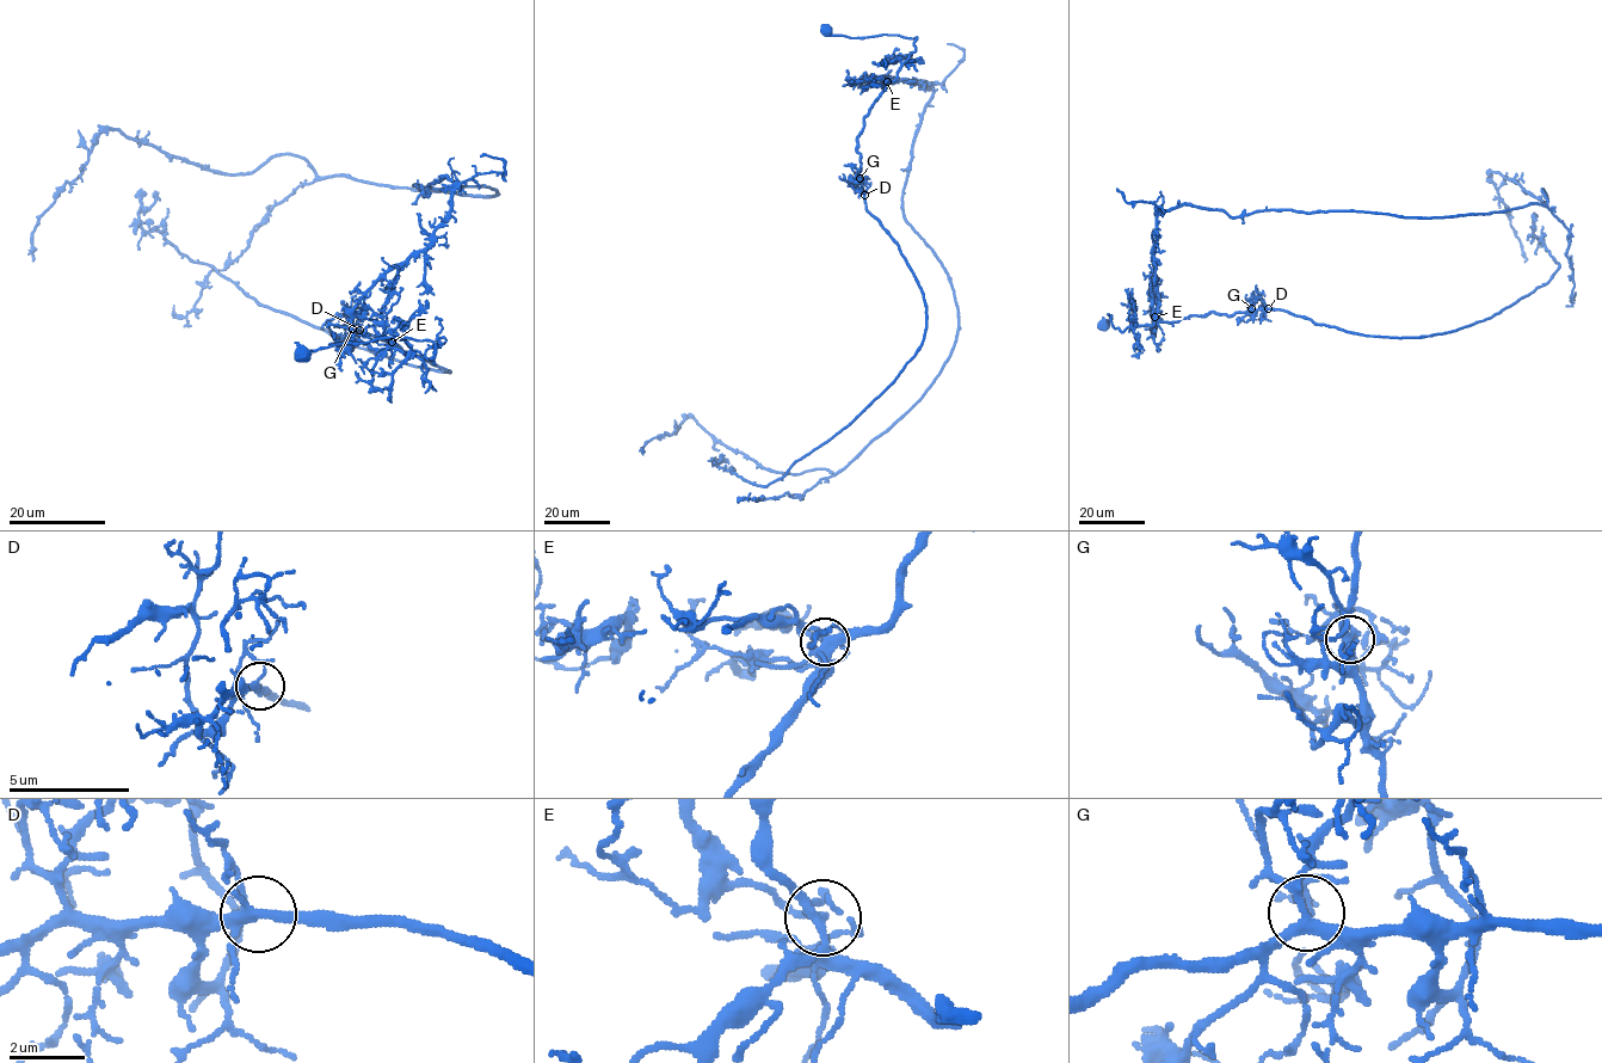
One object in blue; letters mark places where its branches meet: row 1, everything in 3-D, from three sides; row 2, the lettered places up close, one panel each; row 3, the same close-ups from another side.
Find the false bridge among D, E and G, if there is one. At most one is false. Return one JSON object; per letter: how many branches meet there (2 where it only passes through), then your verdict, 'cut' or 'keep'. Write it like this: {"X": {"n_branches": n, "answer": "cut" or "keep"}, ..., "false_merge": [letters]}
{"D": {"n_branches": 5, "answer": "keep"}, "E": {"n_branches": 5, "answer": "cut"}, "G": {"n_branches": 5, "answer": "keep"}, "false_merge": ["E"]}

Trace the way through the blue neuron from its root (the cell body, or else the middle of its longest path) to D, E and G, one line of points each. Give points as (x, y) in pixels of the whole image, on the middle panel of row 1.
D: (826, 29), (831, 35), (849, 38), (916, 37), (916, 50), (874, 103), (857, 137), (860, 183), (864, 195)
E: (826, 29), (831, 35), (849, 38), (916, 37), (916, 50), (897, 78), (887, 83)
G: (826, 29), (831, 35), (849, 38), (916, 37), (916, 50), (864, 118), (856, 147), (861, 155), (860, 178)

